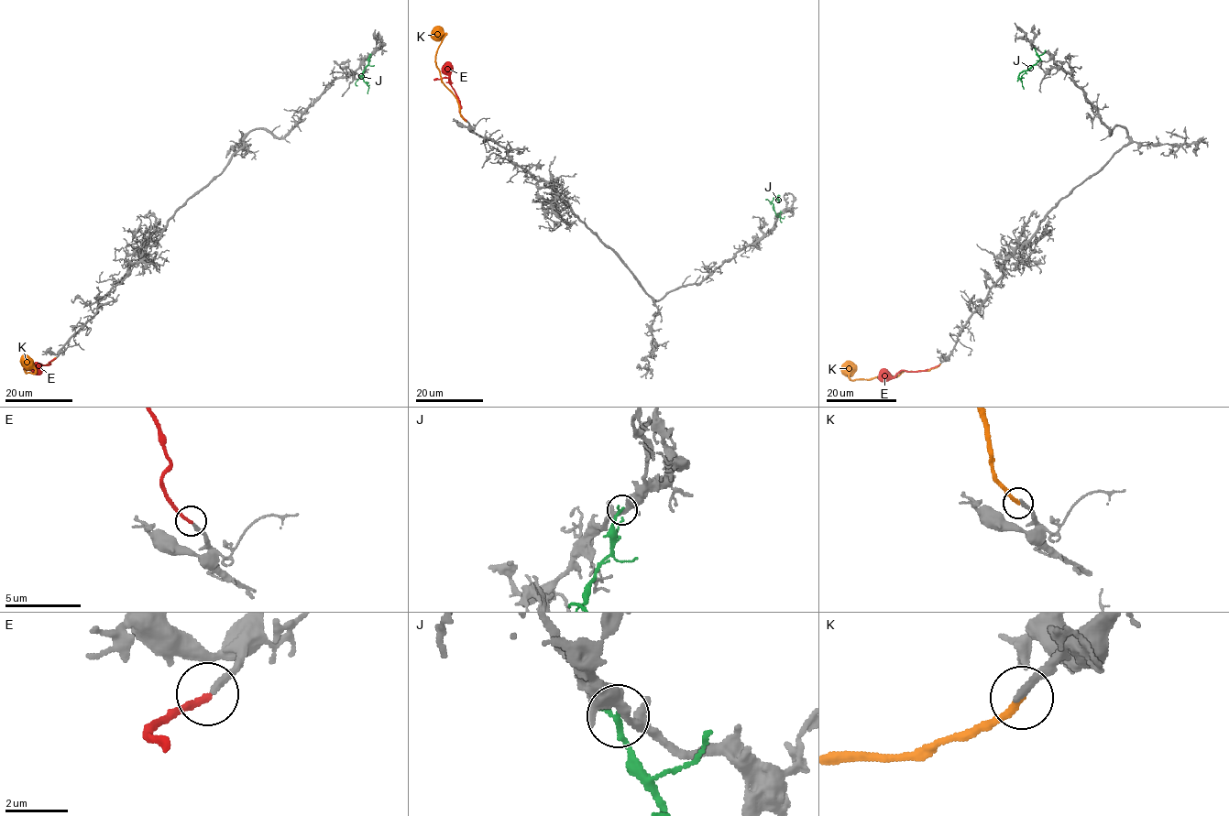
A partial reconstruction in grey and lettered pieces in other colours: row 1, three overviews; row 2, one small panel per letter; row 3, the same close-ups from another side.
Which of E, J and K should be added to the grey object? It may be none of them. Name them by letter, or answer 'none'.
K

